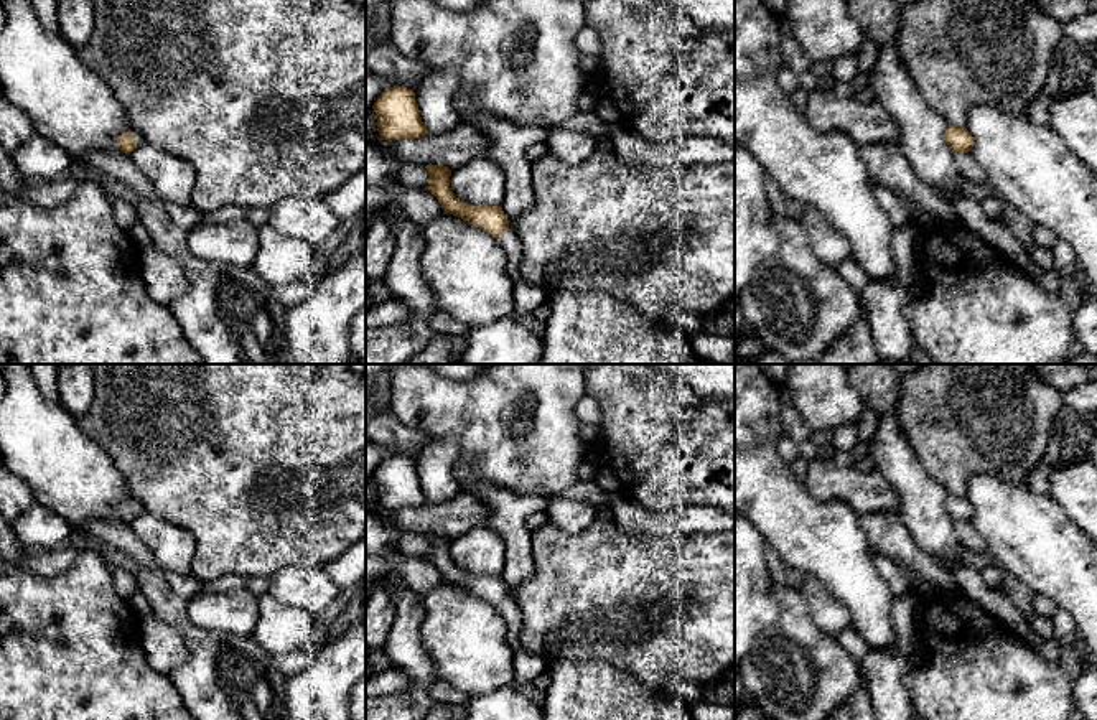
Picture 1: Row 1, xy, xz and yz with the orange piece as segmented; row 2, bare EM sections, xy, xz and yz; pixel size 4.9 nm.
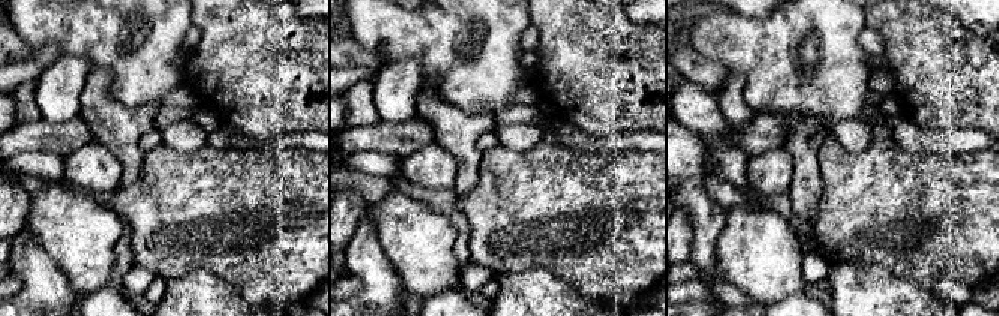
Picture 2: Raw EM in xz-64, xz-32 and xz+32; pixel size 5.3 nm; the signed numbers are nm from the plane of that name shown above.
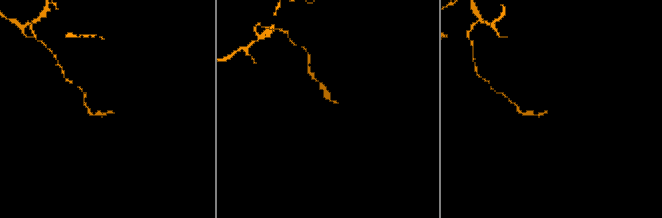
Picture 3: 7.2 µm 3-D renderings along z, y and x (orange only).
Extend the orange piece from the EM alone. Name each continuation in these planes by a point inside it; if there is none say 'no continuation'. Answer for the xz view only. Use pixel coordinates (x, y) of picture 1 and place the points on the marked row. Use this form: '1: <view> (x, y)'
1: xz (509, 241)

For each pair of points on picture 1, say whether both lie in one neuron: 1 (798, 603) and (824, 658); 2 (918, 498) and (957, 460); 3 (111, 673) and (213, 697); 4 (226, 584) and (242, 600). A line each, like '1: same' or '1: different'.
1: same
2: different
3: different
4: different

